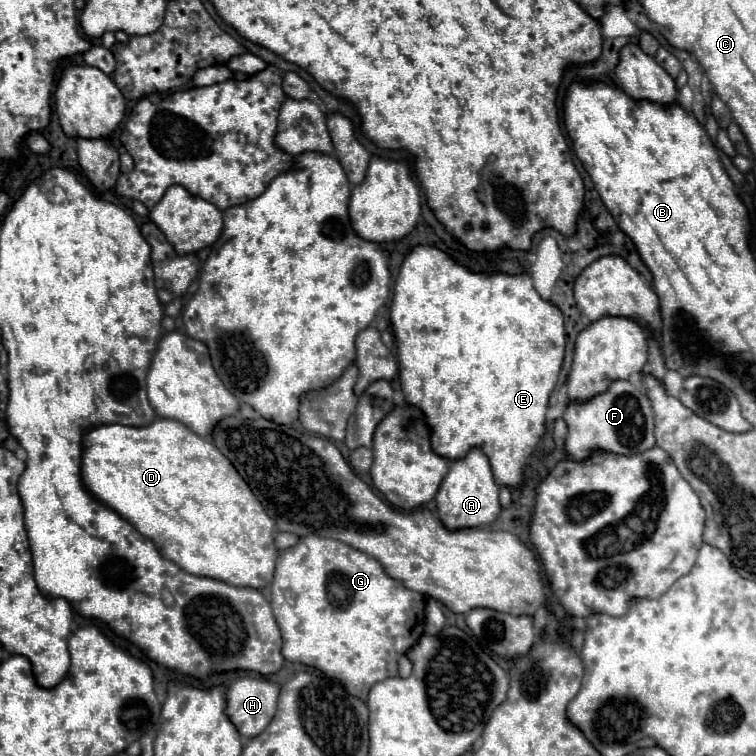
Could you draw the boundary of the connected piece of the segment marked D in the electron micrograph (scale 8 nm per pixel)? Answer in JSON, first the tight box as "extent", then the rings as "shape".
{"extent":[81,420,277,590],"shape":[[[155,420],[149,426],[143,428],[133,428],[133,426],[121,426],[121,424],[109,424],[109,426],[99,426],[93,428],[85,438],[83,438],[83,464],[81,464],[81,474],[83,474],[83,482],[87,486],[87,490],[101,500],[103,504],[107,504],[111,510],[115,510],[117,514],[121,514],[127,522],[131,522],[143,536],[151,538],[157,548],[161,550],[161,554],[167,560],[173,560],[179,568],[183,568],[189,574],[195,576],[207,576],[207,578],[215,578],[215,580],[223,580],[231,586],[241,586],[241,588],[255,588],[261,590],[265,586],[269,586],[269,582],[273,580],[273,566],[277,560],[277,546],[275,546],[275,532],[277,526],[273,522],[273,518],[269,518],[269,514],[265,514],[265,508],[261,506],[261,502],[257,502],[257,496],[249,490],[247,482],[237,474],[235,466],[217,450],[217,446],[213,446],[213,442],[197,436],[193,430],[189,430],[185,424],[177,422],[177,420]]]}

